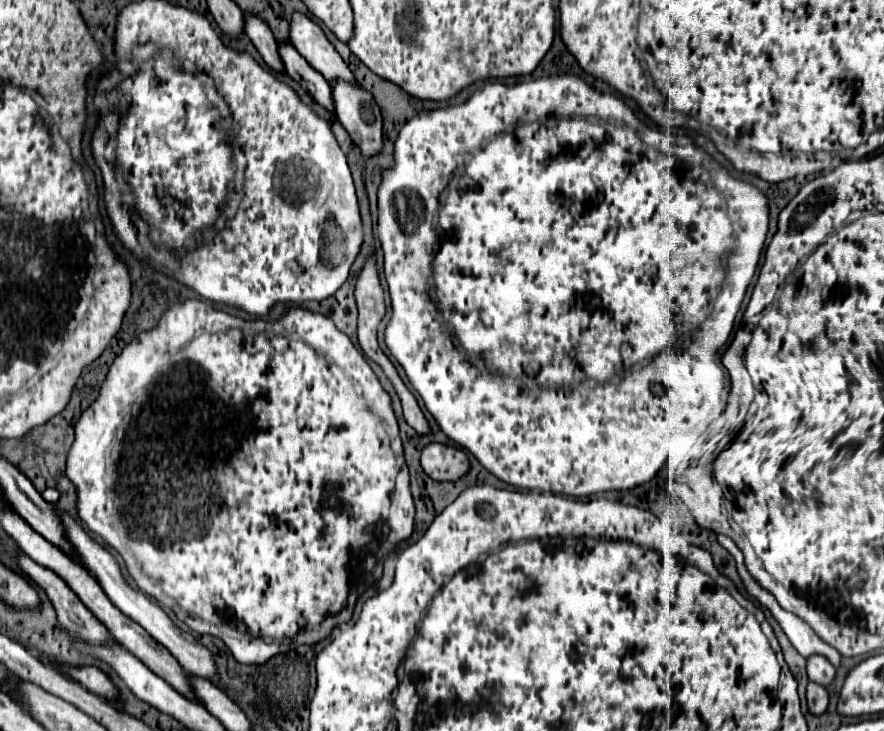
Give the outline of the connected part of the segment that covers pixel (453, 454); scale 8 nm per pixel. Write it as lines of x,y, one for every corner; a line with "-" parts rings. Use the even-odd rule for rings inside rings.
429,443
421,451
421,467
435,481
455,481
469,471
469,459
457,447

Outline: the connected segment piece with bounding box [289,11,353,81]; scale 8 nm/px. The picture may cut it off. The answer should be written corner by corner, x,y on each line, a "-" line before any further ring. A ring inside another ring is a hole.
295,11
291,15
289,29
291,29
289,33
293,47
311,63
311,67
323,73
327,81
335,77
353,81
353,73
349,71
347,63
341,59
341,55
325,37
323,29
311,17
307,17
301,11

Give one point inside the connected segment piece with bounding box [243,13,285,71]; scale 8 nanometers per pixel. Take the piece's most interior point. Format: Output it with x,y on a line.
260,33

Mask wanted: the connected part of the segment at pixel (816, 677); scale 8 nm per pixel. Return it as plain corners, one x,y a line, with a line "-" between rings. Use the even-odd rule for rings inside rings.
811,655
811,659
807,657
807,673
809,673
811,681
827,687
833,681
833,677
835,677
835,667
831,667
827,657

